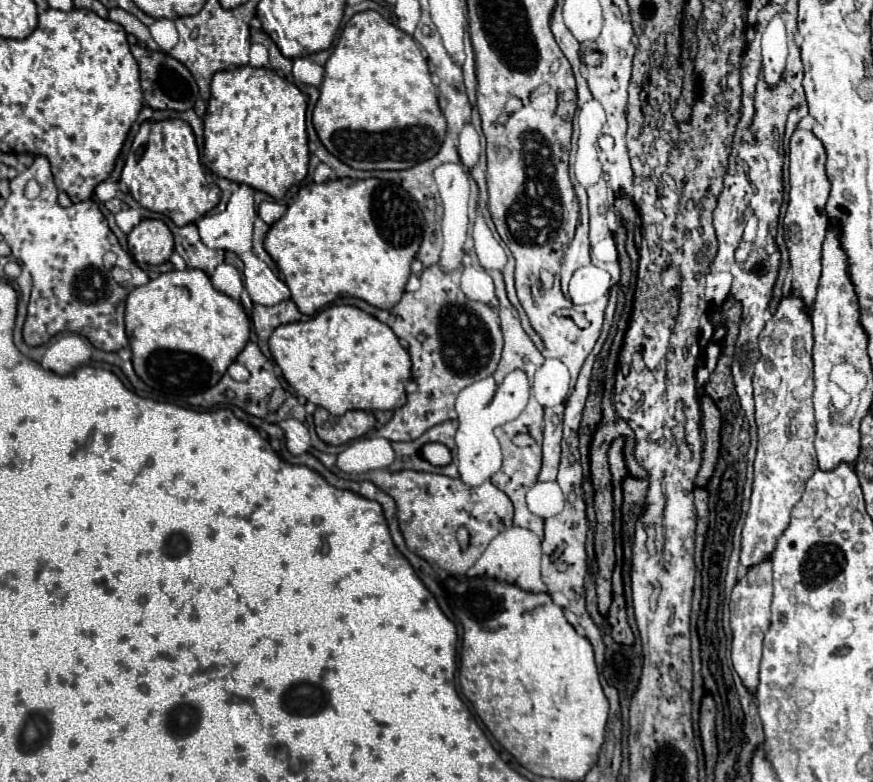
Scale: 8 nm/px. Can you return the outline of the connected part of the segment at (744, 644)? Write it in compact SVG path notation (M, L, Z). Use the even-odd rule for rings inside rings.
M764 561L748 569L736 583L730 597L730 625L732 625L732 665L740 675L750 695L758 689L758 667L762 657L762 641L770 627L770 601L772 601L772 563Z

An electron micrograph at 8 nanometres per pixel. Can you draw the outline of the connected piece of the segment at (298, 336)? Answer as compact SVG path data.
M332 305L310 321L286 323L270 335L270 353L296 395L306 397L332 415L350 409L388 411L406 403L410 355L394 331L352 305Z

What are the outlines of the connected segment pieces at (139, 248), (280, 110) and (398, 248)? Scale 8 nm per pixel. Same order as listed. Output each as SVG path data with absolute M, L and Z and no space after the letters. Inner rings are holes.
M144 219L128 235L128 251L138 263L166 263L174 251L174 237L164 221Z
M246 65L232 71L218 71L212 79L212 97L204 117L204 165L218 177L264 191L274 199L282 199L286 191L300 183L308 173L310 151L304 125L306 105L308 95L270 67L256 69Z
M332 179L328 183L310 183L298 191L296 201L288 211L270 225L264 249L276 261L286 285L290 287L292 301L304 315L330 305L342 295L358 297L378 309L390 309L404 293L410 277L410 265L416 257L422 239L424 217L414 199L396 183L380 179Z

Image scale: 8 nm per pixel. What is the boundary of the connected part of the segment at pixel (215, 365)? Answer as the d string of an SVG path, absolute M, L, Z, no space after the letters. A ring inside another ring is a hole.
M200 269L168 271L146 285L136 287L126 299L126 335L132 347L132 365L136 375L152 389L168 395L182 395L214 387L228 365L246 347L250 337L250 319L244 307L232 297L216 291L208 275Z

